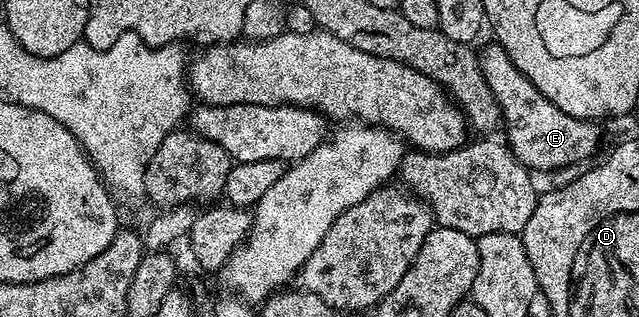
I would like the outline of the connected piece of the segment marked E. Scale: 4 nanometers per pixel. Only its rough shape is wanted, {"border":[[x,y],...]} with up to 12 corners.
{"border":[[507,49],[477,61],[507,146],[530,172],[596,153],[600,126],[547,101]]}

